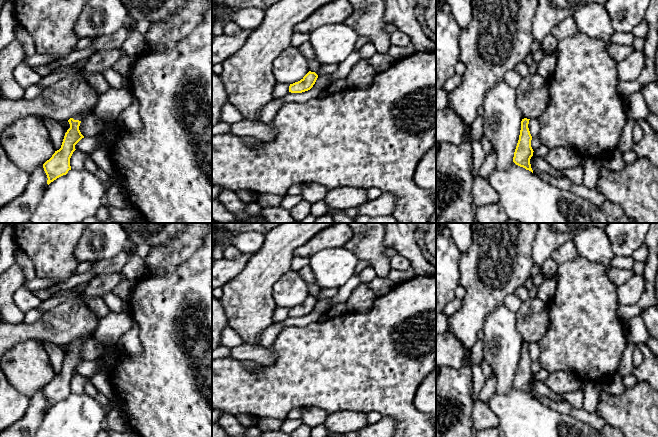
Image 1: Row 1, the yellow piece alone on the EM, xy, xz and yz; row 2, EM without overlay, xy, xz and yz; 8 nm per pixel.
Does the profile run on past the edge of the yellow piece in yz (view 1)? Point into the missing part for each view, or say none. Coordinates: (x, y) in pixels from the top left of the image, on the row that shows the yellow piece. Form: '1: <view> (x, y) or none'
1: none

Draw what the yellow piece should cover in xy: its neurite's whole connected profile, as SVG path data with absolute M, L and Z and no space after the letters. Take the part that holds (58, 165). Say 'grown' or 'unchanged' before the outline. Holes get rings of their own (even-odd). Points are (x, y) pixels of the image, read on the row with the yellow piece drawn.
grown; M93 110L83 112L68 120L70 128L65 133L61 148L55 151L52 157L43 164L48 185L71 170L70 158L76 150L75 145L84 138L79 130L80 123L91 114L93 114Z

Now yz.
unchanged; M524 118L521 121L521 130L519 140L514 152L513 162L516 165L523 167L533 173L530 159L533 156L534 151L531 147L532 136L528 128L529 120L530 119Z

